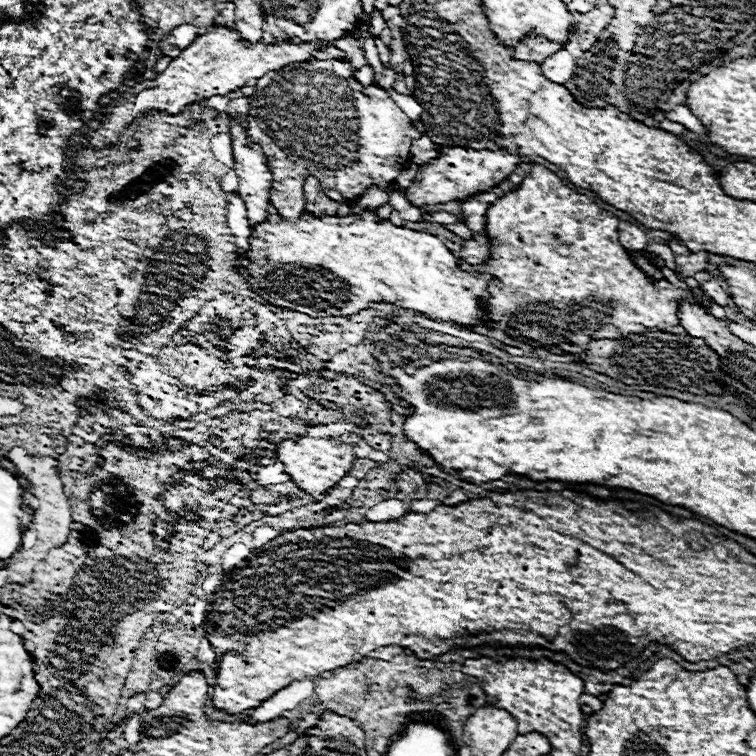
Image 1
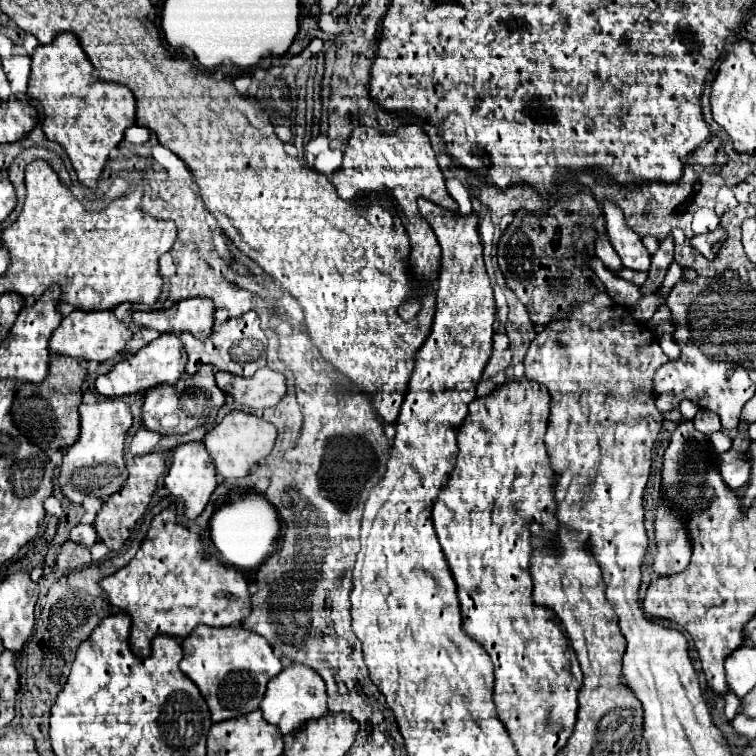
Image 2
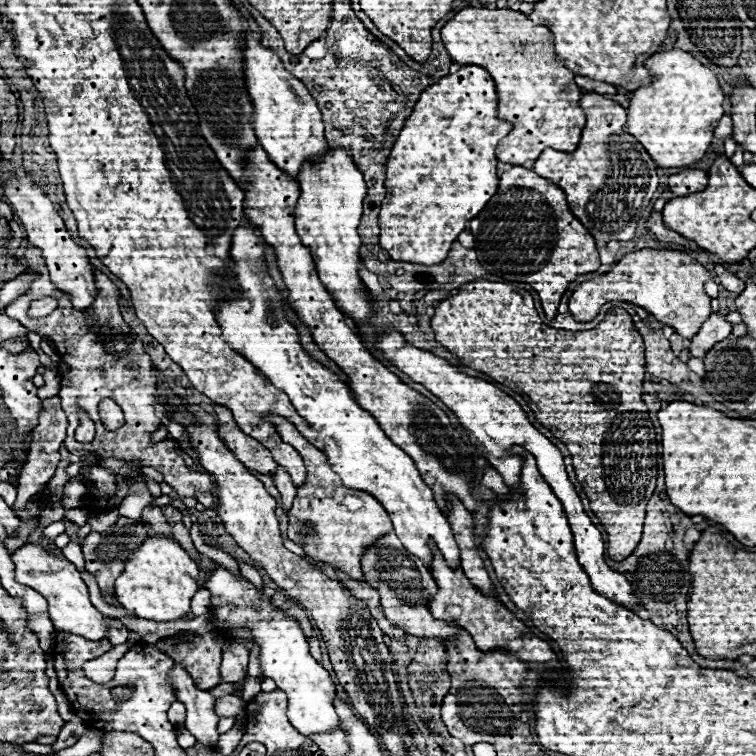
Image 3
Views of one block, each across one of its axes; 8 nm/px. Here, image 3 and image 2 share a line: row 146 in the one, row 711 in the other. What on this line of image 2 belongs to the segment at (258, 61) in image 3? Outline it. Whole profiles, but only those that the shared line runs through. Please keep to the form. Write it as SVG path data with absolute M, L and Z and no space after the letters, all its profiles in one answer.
M290 664L276 678L272 678L272 682L268 682L268 690L264 694L260 710L270 724L274 724L282 730L282 734L294 732L306 720L320 718L328 712L328 708L326 708L326 684L316 674L316 670L312 670L310 666Z

